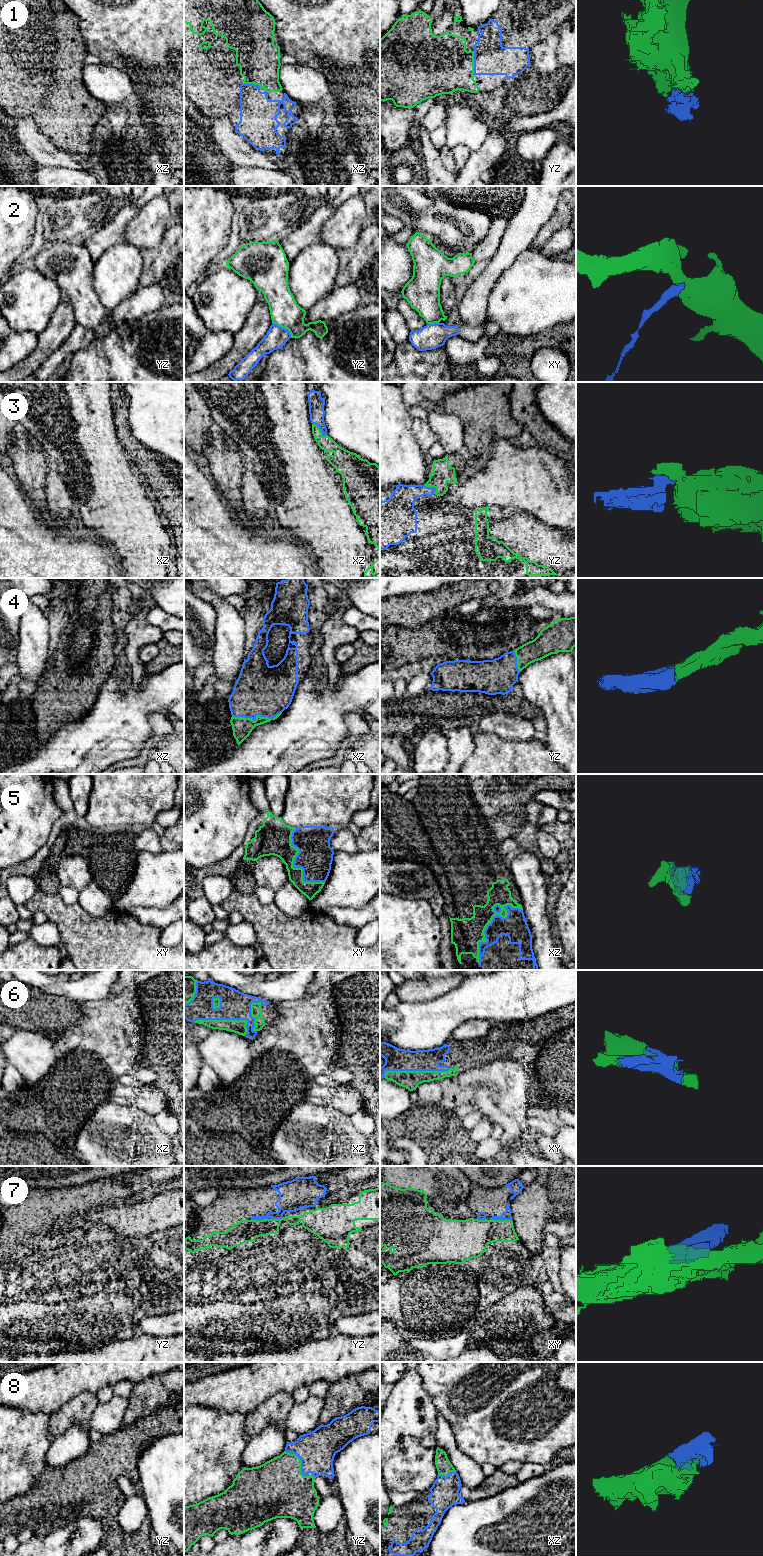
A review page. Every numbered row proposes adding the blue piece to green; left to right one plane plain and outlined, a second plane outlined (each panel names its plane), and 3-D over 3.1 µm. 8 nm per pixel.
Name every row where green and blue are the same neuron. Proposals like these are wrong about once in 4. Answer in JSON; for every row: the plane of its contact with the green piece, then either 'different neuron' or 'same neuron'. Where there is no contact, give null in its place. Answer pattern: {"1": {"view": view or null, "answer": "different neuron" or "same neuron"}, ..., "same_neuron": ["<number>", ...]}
{"1": {"view": "yz", "answer": "same neuron"}, "2": {"view": "yz", "answer": "different neuron"}, "3": {"view": "xz", "answer": "same neuron"}, "4": {"view": "xz", "answer": "same neuron"}, "5": {"view": "xz", "answer": "same neuron"}, "6": {"view": "xy", "answer": "same neuron"}, "7": {"view": "xy", "answer": "different neuron"}, "8": {"view": "yz", "answer": "same neuron"}, "same_neuron": ["1", "3", "4", "5", "6", "8"]}

